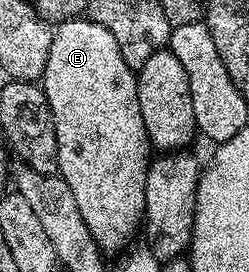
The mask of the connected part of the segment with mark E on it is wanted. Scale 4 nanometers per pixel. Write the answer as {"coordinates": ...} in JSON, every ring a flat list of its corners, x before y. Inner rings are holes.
{"coordinates":[[89,18,66,20,54,28,52,50,48,50,48,64,44,66,40,86,48,98,56,126,57,175,68,182,68,190,72,190,76,206,80,206,80,218,84,218,84,226,88,226,94,241,103,253,110,254,137,228,139,231,146,211,144,186,152,145,144,130,144,114,140,114,135,69,124,62,116,38,112,38,104,26]]}

